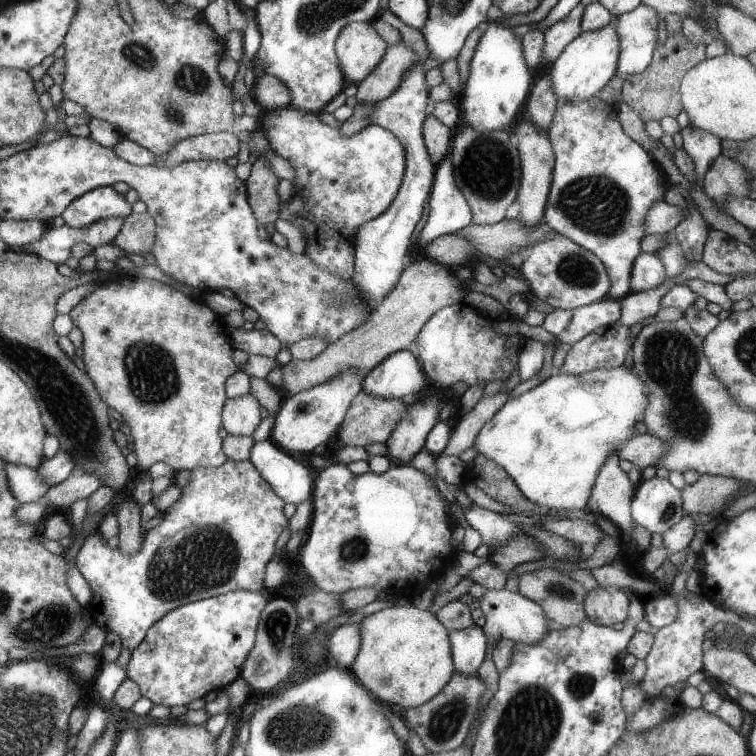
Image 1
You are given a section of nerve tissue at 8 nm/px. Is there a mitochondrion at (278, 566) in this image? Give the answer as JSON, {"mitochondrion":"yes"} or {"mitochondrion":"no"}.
{"mitochondrion":"no"}

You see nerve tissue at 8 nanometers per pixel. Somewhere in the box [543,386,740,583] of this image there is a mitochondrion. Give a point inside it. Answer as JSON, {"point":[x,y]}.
{"point":[668,514]}

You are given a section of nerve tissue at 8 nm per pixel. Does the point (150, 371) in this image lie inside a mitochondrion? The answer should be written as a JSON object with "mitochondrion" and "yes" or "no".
{"mitochondrion":"yes"}

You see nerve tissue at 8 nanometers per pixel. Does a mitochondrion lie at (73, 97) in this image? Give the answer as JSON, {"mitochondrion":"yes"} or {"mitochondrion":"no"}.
{"mitochondrion":"no"}

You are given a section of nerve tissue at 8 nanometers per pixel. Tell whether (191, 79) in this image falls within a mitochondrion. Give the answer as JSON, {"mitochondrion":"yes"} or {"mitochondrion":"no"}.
{"mitochondrion":"yes"}

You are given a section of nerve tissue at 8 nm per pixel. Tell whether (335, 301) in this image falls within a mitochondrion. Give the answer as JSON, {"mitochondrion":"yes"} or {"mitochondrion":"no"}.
{"mitochondrion":"yes"}

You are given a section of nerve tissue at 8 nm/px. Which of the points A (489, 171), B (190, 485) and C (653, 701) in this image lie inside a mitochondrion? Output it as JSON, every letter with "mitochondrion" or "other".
{"A":"mitochondrion","B":"other","C":"other"}

